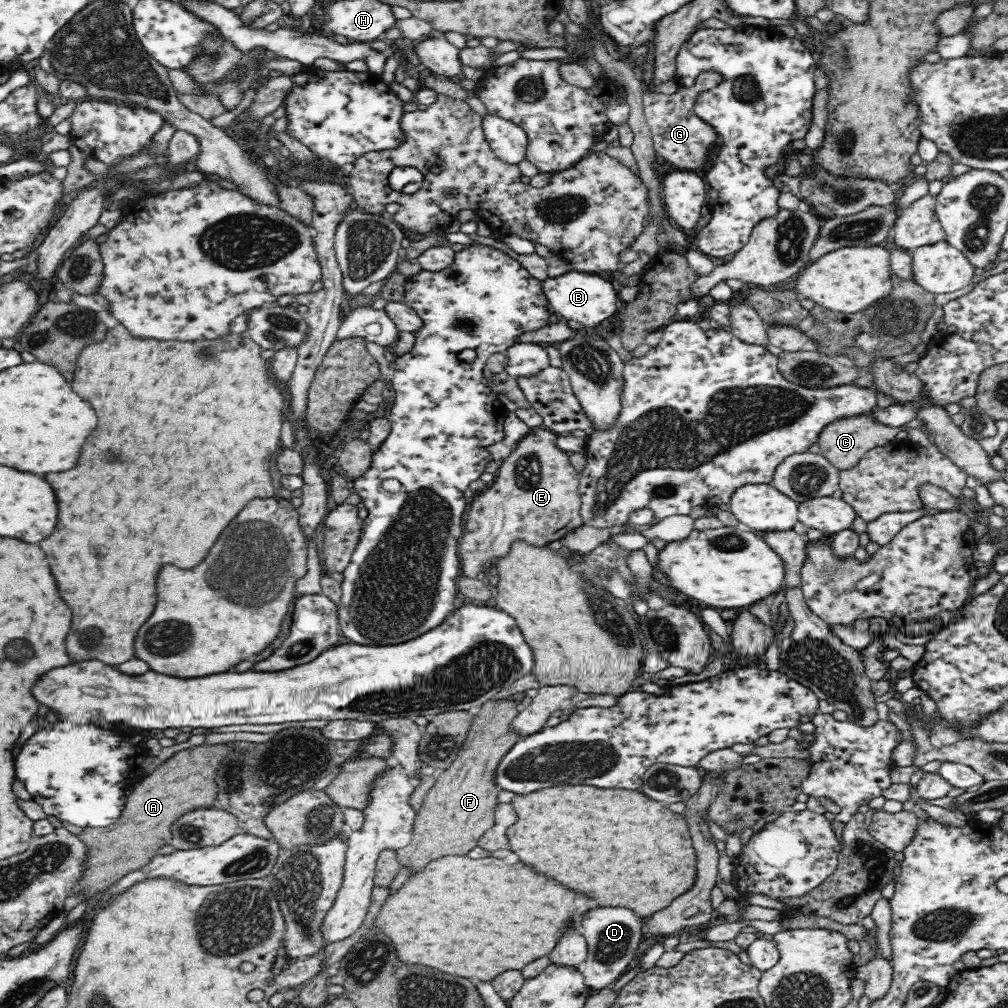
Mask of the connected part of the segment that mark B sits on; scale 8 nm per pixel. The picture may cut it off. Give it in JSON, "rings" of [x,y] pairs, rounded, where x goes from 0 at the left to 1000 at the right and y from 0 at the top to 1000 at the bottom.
{"rings":[[[565,269],[556,272],[552,276],[542,276],[537,279],[538,290],[542,293],[543,299],[550,306],[551,312],[555,312],[562,318],[569,317],[579,322],[579,325],[586,326],[598,317],[604,317],[613,308],[614,290],[609,283],[593,271],[579,271],[577,269]]]}

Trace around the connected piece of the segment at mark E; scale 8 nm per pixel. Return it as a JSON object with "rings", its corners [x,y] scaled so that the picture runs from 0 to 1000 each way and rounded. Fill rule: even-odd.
{"rings":[[[539,423],[527,426],[499,456],[488,478],[470,490],[453,547],[457,571],[472,574],[482,558],[504,550],[511,537],[544,541],[578,522],[574,468],[563,455],[565,449],[550,441],[554,434]]]}

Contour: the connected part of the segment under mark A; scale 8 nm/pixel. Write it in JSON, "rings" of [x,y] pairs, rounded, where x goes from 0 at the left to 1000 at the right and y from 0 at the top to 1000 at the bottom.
{"rings":[[[224,738],[197,739],[177,746],[151,767],[139,770],[123,796],[119,812],[113,817],[81,821],[75,830],[85,838],[85,851],[81,857],[81,869],[70,887],[83,888],[84,892],[80,895],[85,897],[89,897],[93,891],[98,892],[122,869],[145,859],[156,848],[159,839],[170,837],[169,819],[179,808],[198,800],[204,802],[213,799],[215,782],[212,768],[226,742],[228,740]]]}

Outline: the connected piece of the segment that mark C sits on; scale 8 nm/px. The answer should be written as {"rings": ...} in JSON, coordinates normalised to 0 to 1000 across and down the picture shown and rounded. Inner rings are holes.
{"rings":[[[867,406],[849,413],[831,415],[815,425],[812,431],[813,448],[815,449],[830,465],[841,466],[849,462],[858,450],[870,442],[879,442],[888,437],[893,428],[891,424],[879,423],[868,416]]]}

